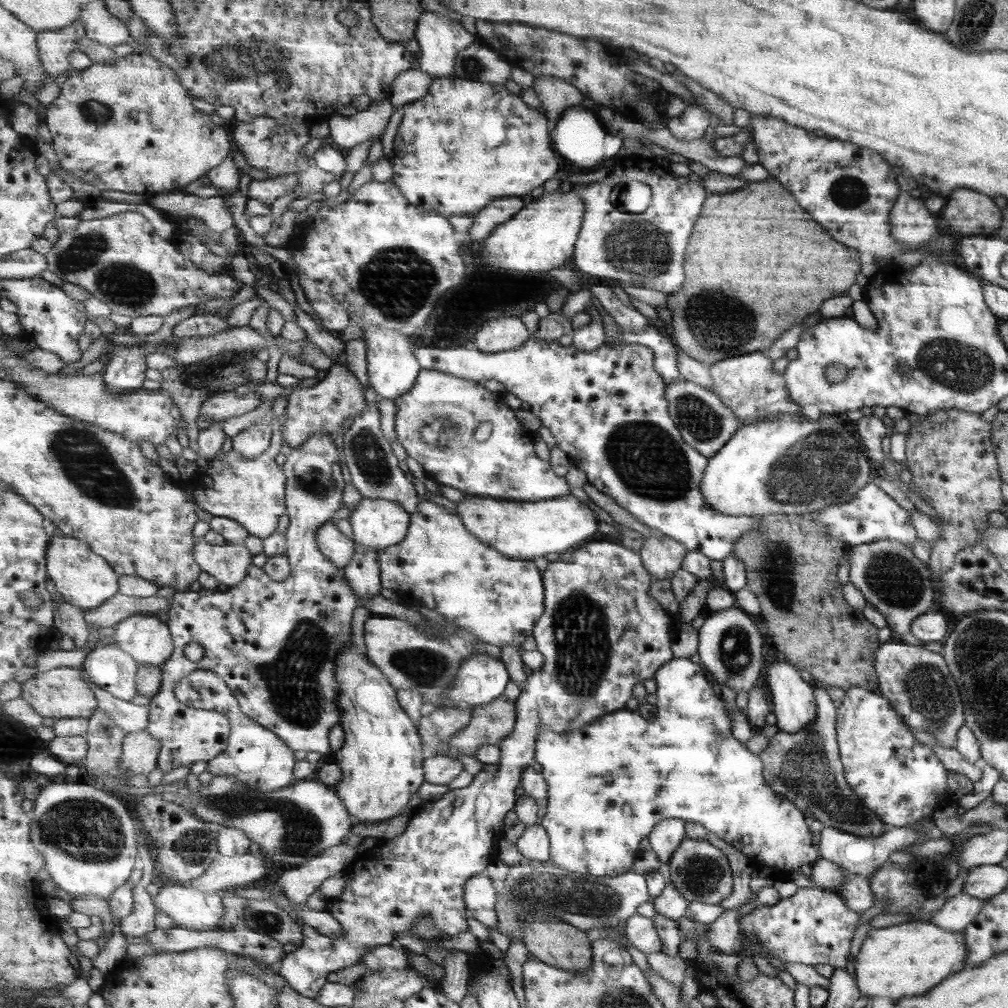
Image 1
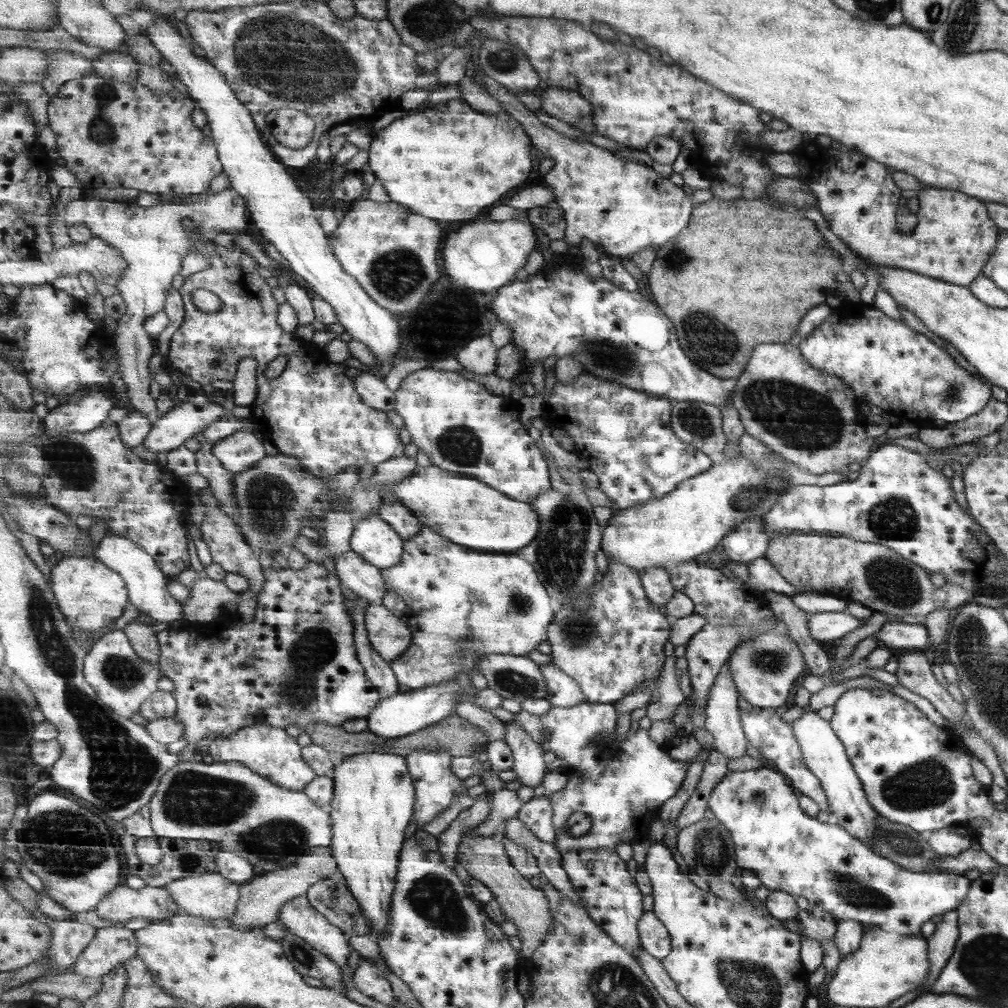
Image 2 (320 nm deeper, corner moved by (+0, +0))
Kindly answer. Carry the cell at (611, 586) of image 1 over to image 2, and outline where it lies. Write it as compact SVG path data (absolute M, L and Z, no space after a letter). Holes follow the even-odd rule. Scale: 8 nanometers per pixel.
M611 562L602 581L588 592L590 604L557 606L557 613L548 630L552 663L574 678L583 689L589 703L614 704L633 693L642 682L659 677L668 659L665 644L670 640L671 621L659 606L649 600L642 583L641 572L623 564Z

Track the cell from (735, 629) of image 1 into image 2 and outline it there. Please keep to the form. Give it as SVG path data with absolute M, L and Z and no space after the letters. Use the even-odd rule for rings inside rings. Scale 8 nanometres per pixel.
M728 665L722 668L706 708L705 729L715 739L715 749L729 761L747 755L747 736L741 723L739 695Z

